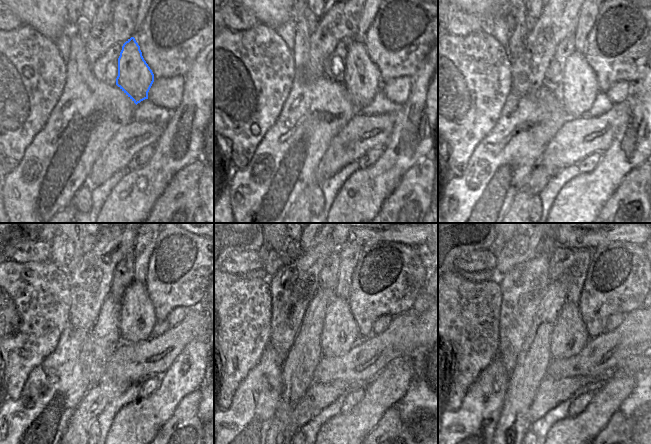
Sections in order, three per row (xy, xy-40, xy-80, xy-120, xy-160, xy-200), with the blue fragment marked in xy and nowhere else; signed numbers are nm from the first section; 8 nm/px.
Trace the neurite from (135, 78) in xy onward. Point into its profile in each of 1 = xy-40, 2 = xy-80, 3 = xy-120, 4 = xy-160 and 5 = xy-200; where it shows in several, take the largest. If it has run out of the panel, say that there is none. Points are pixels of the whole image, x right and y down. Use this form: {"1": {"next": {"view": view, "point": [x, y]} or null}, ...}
{"1": {"next": {"view": "xy-40", "point": [361, 79]}}, "2": {"next": {"view": "xy-80", "point": [580, 87]}}, "3": {"next": {"view": "xy-120", "point": [130, 319]}}, "4": {"next": {"view": "xy-160", "point": [340, 332]}}, "5": {"next": {"view": "xy-200", "point": [569, 336]}}}

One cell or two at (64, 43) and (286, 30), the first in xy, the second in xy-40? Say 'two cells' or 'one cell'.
one cell

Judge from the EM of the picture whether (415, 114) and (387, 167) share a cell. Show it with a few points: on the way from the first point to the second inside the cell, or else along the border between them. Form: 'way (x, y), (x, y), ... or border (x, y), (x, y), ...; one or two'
way (414, 127), (413, 138), (399, 154); one

